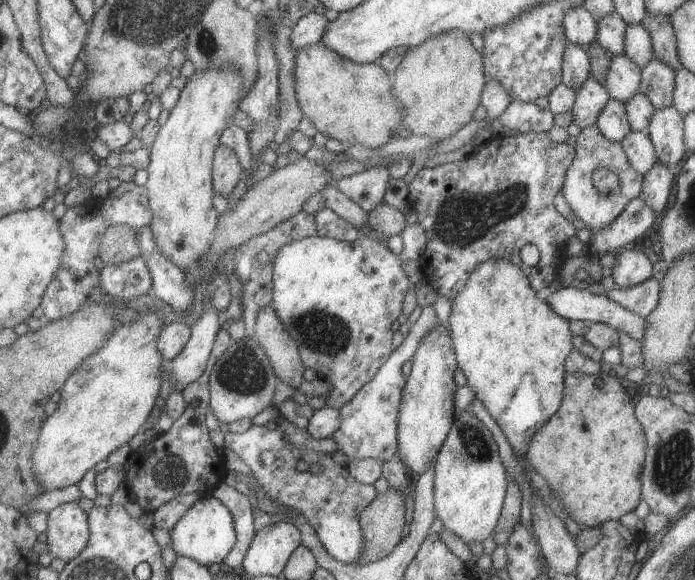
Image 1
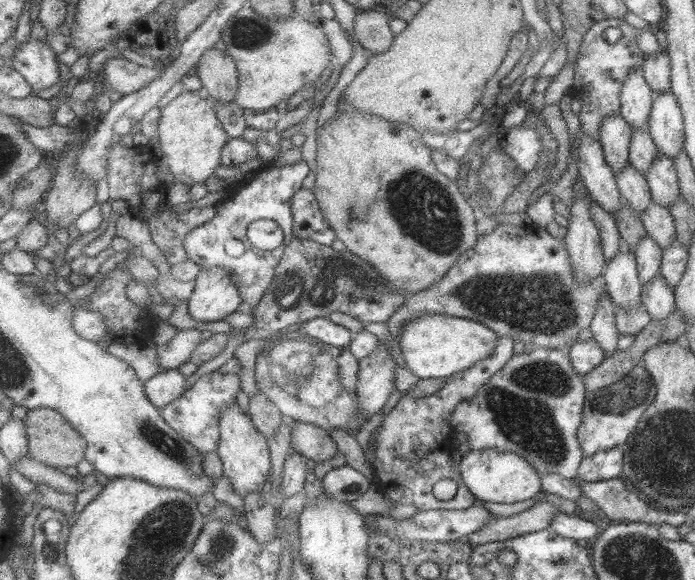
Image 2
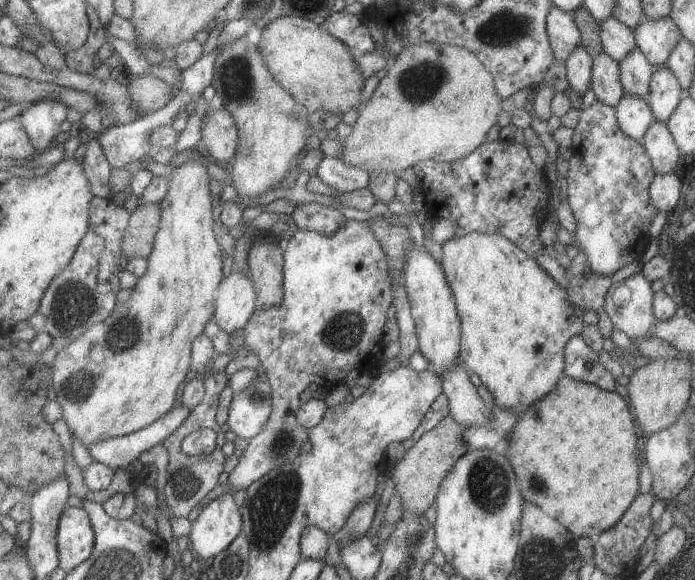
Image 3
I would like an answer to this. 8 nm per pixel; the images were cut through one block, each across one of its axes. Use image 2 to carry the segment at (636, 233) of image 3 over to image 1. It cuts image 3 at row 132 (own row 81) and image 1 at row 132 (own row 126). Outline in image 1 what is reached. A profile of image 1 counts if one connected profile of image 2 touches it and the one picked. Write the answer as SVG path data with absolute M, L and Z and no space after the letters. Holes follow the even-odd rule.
M591 125L581 129L576 136L574 155L565 171L565 178L560 189L574 216L577 219L580 218L587 229L598 230L609 224L632 198L641 194L642 176L631 168L620 143L607 140L595 125ZM599 166L607 168L619 178L619 186L615 192L605 193L593 186L591 174Z

